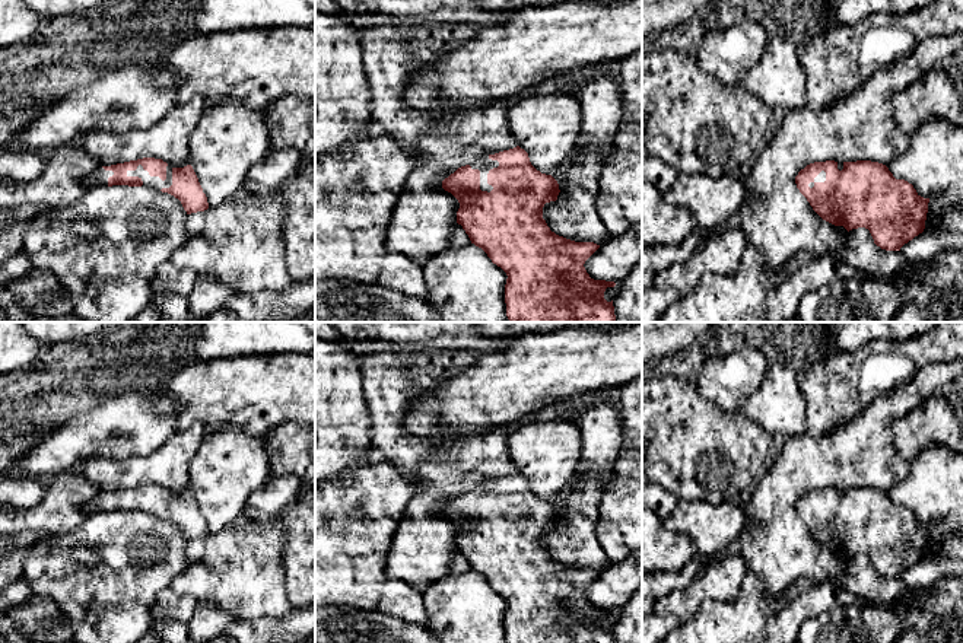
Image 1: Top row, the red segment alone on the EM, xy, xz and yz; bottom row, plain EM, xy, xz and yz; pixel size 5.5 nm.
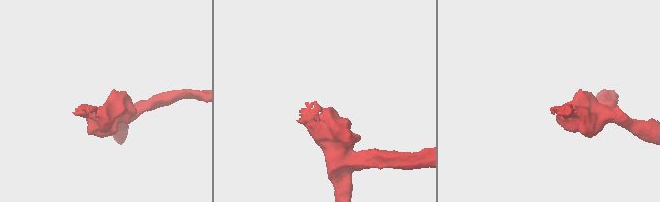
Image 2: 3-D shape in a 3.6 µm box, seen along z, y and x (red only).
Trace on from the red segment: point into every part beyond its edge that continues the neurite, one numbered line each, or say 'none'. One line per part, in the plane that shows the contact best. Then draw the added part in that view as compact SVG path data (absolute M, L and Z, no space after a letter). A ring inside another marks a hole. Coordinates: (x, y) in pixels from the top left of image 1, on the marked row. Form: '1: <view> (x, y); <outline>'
1: xz (485, 164); M483 156L482 159L476 160L470 166L471 169L480 171L480 190L490 192L493 187L487 184L487 174L490 169L498 168L499 162L492 160L489 156Z

